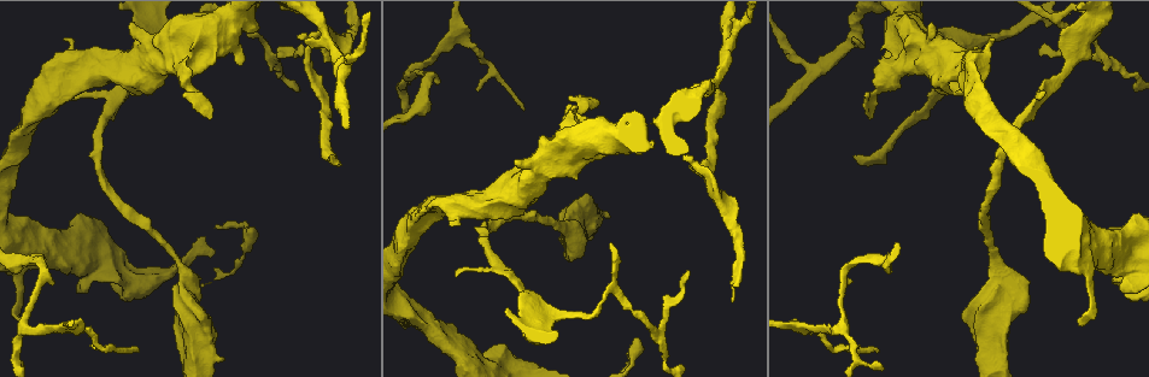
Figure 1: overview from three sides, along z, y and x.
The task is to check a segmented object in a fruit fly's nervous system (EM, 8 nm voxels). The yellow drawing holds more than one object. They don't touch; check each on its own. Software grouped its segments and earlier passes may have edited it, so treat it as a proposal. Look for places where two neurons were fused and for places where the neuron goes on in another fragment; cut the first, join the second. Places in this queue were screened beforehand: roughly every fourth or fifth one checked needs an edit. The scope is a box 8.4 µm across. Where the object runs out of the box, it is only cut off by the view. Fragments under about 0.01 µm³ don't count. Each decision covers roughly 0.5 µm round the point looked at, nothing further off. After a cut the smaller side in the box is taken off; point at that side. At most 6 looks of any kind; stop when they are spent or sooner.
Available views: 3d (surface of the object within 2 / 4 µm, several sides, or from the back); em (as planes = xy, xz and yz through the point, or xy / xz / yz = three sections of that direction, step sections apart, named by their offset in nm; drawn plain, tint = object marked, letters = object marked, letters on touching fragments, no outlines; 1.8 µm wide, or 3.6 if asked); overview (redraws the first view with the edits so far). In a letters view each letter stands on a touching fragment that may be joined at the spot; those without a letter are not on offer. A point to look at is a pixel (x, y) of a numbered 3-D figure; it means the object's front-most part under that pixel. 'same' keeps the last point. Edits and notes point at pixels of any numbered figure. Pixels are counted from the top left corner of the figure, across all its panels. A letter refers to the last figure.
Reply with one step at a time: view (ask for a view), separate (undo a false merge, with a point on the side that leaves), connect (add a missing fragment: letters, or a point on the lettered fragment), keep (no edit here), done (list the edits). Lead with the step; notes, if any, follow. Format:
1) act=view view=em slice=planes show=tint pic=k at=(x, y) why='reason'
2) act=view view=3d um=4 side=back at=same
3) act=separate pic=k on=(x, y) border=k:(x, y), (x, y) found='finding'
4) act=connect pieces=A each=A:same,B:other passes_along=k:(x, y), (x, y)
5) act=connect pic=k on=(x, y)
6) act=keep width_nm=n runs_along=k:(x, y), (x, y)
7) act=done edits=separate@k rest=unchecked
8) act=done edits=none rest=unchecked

act=view view=3d um=4 side=back pic=1 at=(138, 349) why='tapers out'

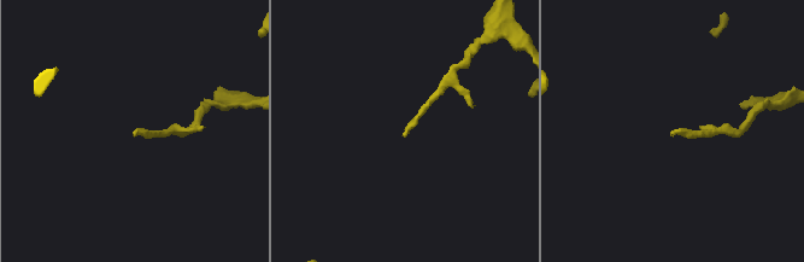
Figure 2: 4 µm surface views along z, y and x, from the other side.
act=view view=em slice=planes show=letters pic=2 at=(406, 135) why='now the EM'

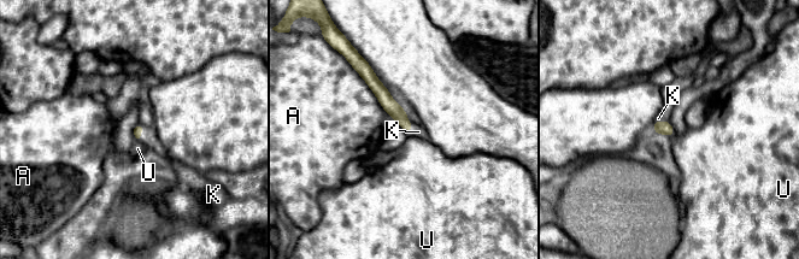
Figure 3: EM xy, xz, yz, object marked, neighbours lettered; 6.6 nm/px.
act=connect pic=3 on=(418, 131) each=A:other,K:same,U:other found='the neuron continues'

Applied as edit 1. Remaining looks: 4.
act=view view=3d um=4 pic=1 at=(799, 325) why='sharp bend'

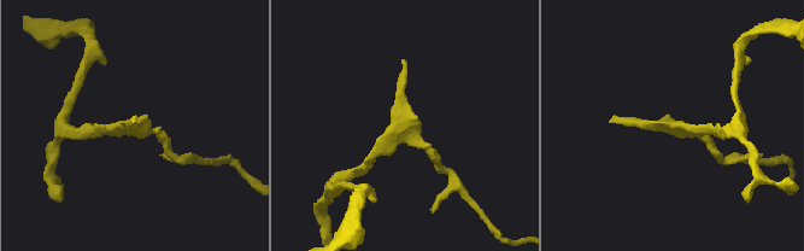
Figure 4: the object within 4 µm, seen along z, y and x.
act=view view=em slice=planes show=letters pic=4 at=(677, 126)

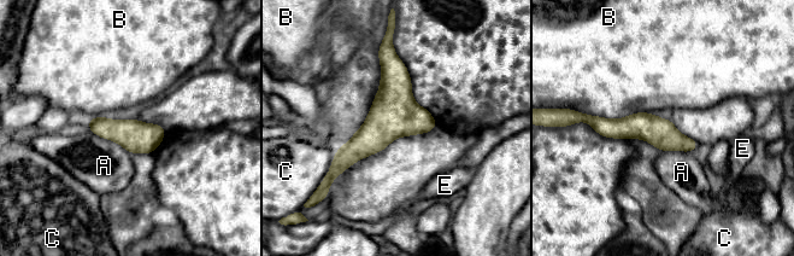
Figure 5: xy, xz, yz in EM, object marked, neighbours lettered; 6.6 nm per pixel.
act=keep each=A:other,B:other,C:other,E:other runs_along=5:(390, 56), (390, 114), (339, 170) found='one neuron here'

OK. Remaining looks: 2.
act=view view=3d um=2 pic=1 at=(729, 224) why='thick turns thin'

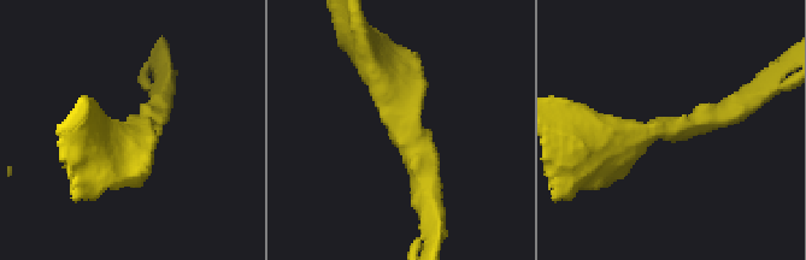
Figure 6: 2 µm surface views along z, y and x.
act=view view=em slice=planes show=letters pic=6 at=(666, 128) why='shape alone is not enough'

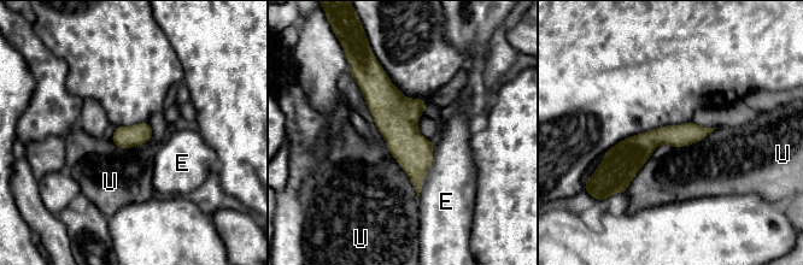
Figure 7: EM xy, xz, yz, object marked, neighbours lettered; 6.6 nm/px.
act=keep width_nm=140 each=E:other,U:other found='one neuron here'

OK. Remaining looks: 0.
act=done edits=connect@3 rest=unchecked

